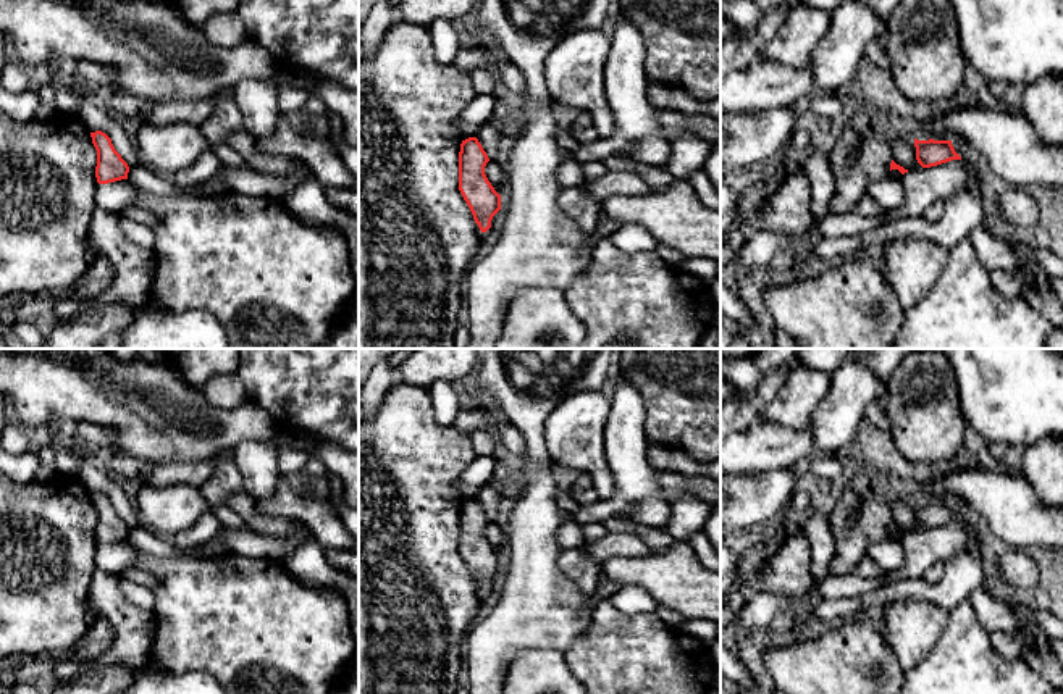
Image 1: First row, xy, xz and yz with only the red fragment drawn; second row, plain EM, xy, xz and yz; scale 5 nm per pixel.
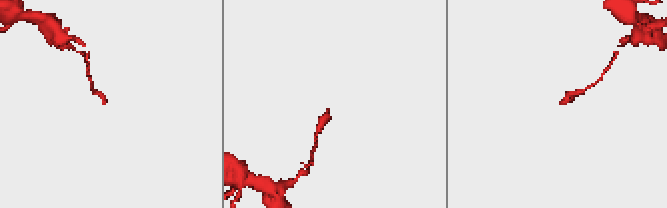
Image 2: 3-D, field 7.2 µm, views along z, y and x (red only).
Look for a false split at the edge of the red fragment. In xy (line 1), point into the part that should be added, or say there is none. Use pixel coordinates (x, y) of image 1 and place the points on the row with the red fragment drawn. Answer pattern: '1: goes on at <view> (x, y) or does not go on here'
1: does not go on here

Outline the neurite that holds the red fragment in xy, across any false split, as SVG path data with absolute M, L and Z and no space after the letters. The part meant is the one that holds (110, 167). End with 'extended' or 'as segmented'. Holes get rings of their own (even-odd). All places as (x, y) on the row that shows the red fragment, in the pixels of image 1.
M90 132L92 144L97 150L95 178L99 184L108 184L128 179L129 166L115 150L111 139L102 132Z; as segmented

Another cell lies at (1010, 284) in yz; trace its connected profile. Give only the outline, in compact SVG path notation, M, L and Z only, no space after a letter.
M990 271L990 281L1005 297L1021 297L1024 289L1023 271Z

